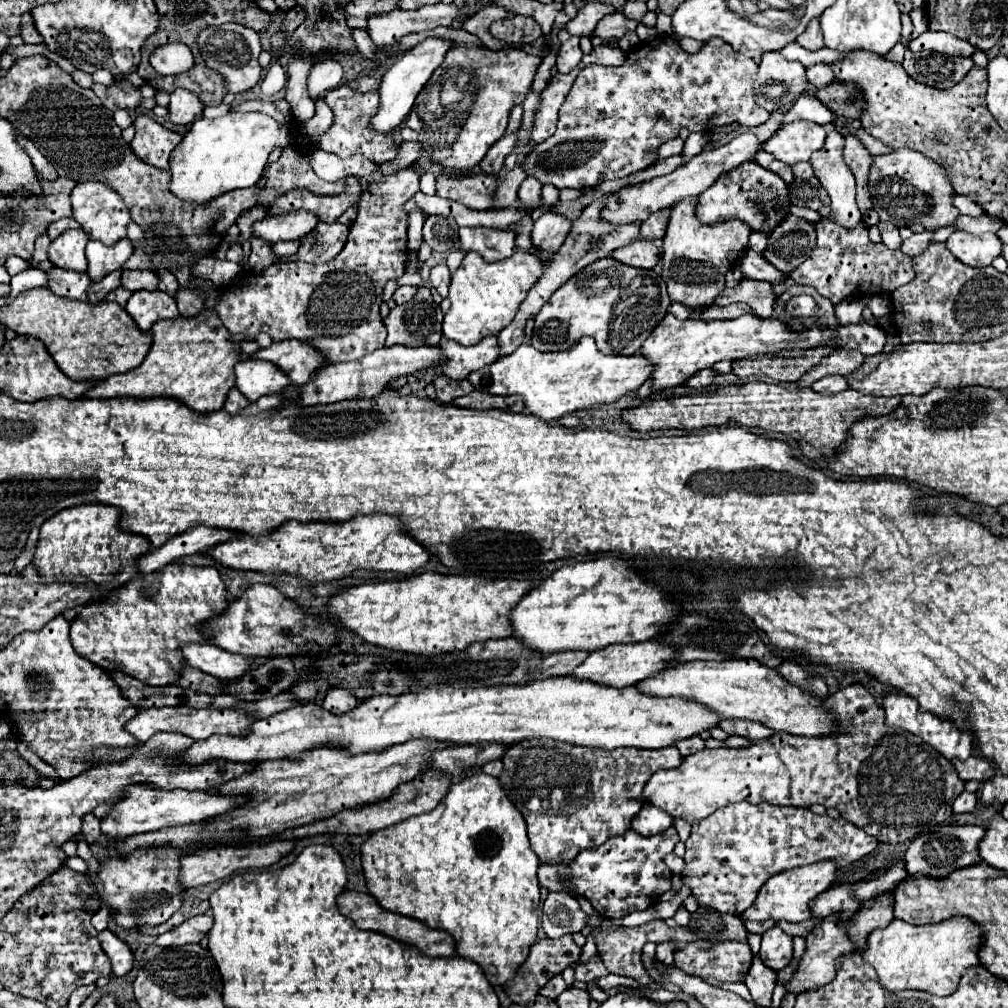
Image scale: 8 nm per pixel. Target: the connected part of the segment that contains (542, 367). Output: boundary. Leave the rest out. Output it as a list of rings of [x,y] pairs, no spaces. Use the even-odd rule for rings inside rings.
[[[583,337],[571,349],[557,353],[541,353],[531,345],[523,343],[517,351],[507,357],[499,357],[495,363],[471,373],[467,381],[477,389],[491,395],[523,395],[525,407],[553,423],[555,419],[589,409],[593,405],[613,403],[629,391],[637,391],[653,373],[655,363],[649,361],[643,353],[635,355],[605,355],[597,349],[591,337]]]

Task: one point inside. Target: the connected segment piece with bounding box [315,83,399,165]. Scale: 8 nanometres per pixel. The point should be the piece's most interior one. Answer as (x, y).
(350, 134)

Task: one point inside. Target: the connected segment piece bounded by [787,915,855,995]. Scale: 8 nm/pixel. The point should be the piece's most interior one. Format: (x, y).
(827, 941)

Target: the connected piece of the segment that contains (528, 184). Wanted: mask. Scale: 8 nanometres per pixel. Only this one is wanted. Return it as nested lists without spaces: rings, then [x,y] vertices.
[[[525,177],[519,187],[519,199],[523,203],[537,203],[541,199],[541,187],[543,183],[539,183],[535,177]]]

